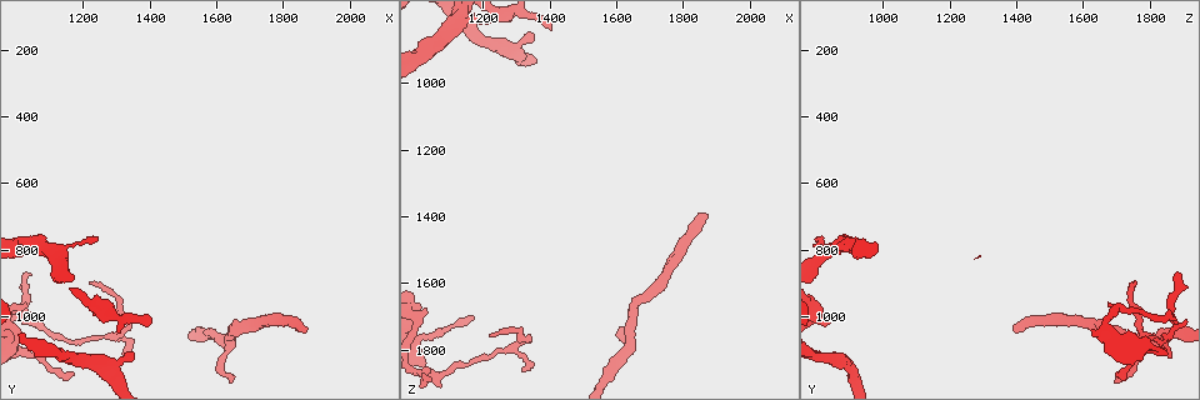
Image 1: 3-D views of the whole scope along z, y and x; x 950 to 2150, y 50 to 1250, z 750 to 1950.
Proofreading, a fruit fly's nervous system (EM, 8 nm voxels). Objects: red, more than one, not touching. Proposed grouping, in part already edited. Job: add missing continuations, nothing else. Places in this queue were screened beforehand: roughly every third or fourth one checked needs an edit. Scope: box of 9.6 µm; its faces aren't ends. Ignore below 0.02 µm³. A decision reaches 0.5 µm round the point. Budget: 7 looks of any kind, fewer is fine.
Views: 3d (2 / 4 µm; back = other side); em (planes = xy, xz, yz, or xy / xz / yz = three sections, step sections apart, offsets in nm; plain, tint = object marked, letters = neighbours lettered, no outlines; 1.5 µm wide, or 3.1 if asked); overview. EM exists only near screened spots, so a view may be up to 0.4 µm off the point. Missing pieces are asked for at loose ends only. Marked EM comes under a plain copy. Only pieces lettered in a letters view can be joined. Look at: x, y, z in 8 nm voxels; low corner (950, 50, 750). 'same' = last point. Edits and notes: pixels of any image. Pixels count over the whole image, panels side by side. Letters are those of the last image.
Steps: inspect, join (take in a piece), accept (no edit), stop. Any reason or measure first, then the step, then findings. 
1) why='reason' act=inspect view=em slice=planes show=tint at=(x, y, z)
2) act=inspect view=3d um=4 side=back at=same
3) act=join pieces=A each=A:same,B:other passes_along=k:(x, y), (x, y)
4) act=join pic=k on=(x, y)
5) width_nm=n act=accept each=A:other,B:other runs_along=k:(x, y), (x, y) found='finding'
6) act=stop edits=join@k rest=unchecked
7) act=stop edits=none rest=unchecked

why='free end' act=inspect view=em slice=xy step=8 show=letters at=(1410, 1020, 830)

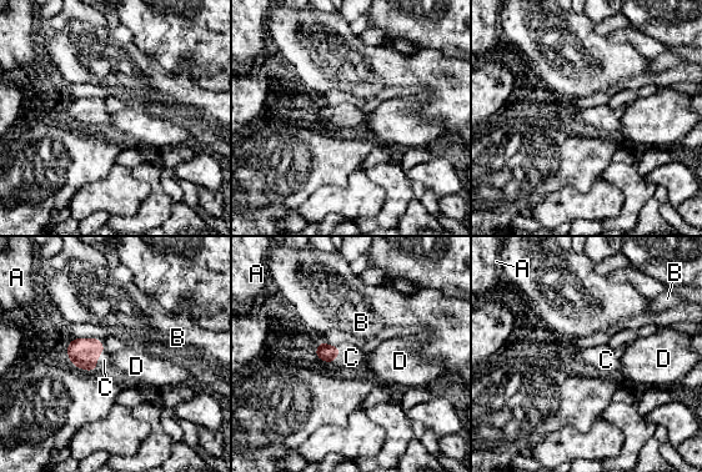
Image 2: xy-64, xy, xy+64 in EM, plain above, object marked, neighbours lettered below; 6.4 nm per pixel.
act=join pieces=C each=A:other,B:other,C:same,D:other passes_along=2:(84, 354), (99, 354), (104, 360) found='the neuron continues'

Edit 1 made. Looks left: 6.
why='see it whole again' act=inspect view=overview

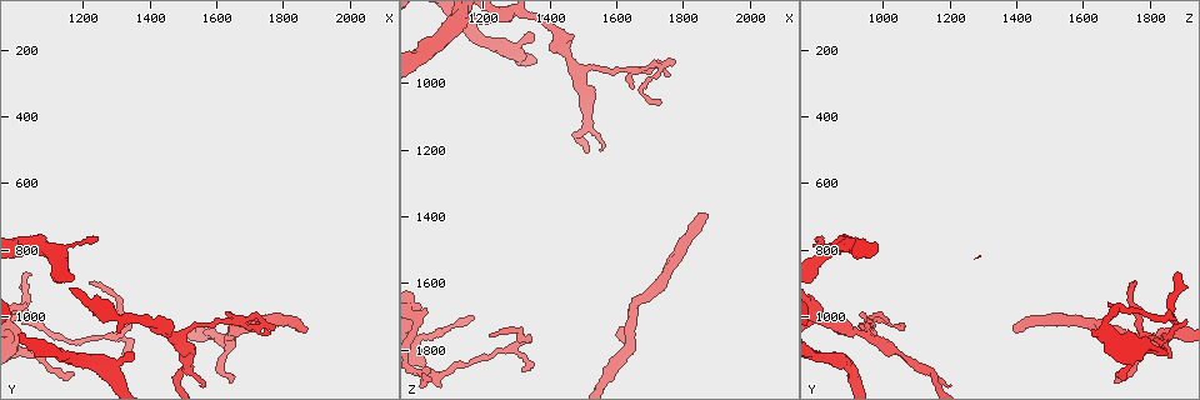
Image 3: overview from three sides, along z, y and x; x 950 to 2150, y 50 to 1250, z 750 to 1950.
why='free end' act=inspect view=em slice=planes show=letters at=(1870, 1040, 1400)

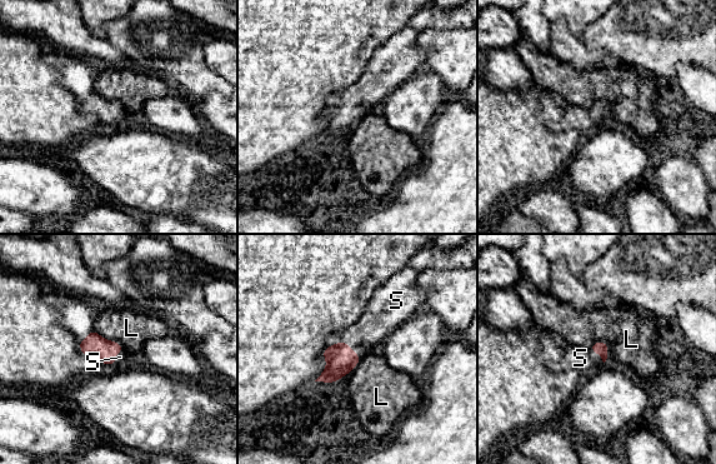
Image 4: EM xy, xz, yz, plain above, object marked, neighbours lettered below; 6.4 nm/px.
longest_contact=L:260nm act=join pieces=S each=L:other,S:same found='it goes on there'

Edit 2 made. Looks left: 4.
why='tapers out' act=inspect view=em slice=xy step=8 show=letters at=(1050, 870, 1890)

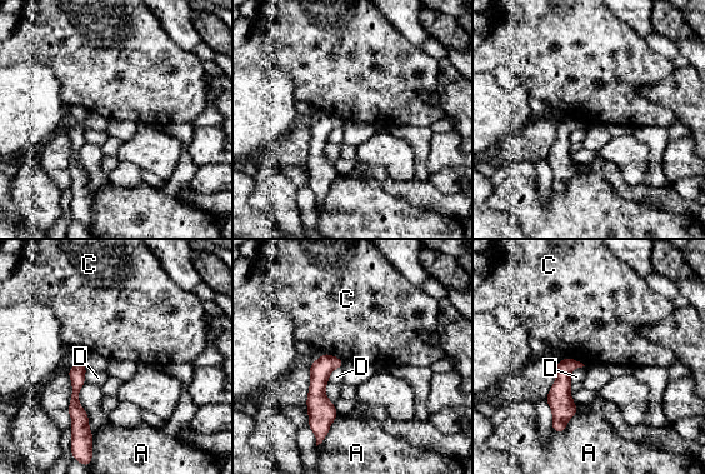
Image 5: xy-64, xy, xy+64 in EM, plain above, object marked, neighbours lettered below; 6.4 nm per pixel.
act=accept each=A:other,C:other,D:other border=5:(565, 357), (574, 358), (585, 365) found='no lettered piece goes on from it'

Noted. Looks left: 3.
act=stop edits=join@2,join@4 rest=unchecked

